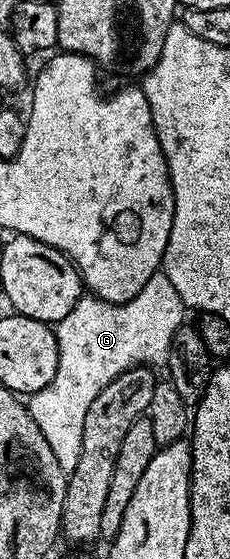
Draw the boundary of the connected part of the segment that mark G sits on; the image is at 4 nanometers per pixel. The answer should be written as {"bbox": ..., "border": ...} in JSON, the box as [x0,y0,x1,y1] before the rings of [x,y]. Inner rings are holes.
{"bbox":[26,271,186,474],"border":[[[157,271],[150,279],[146,279],[146,287],[138,291],[134,299],[121,305],[103,301],[101,297],[81,296],[79,303],[66,315],[66,319],[55,322],[56,342],[58,343],[58,371],[54,371],[54,379],[42,391],[31,394],[26,404],[34,423],[46,435],[46,443],[50,443],[50,451],[54,451],[54,459],[58,459],[58,467],[64,474],[78,467],[78,455],[82,455],[82,423],[86,423],[86,411],[90,411],[90,403],[94,403],[94,395],[106,383],[110,383],[118,375],[133,367],[163,366],[168,359],[170,343],[180,326],[185,324],[186,307],[174,288],[174,283],[162,271]]]}

